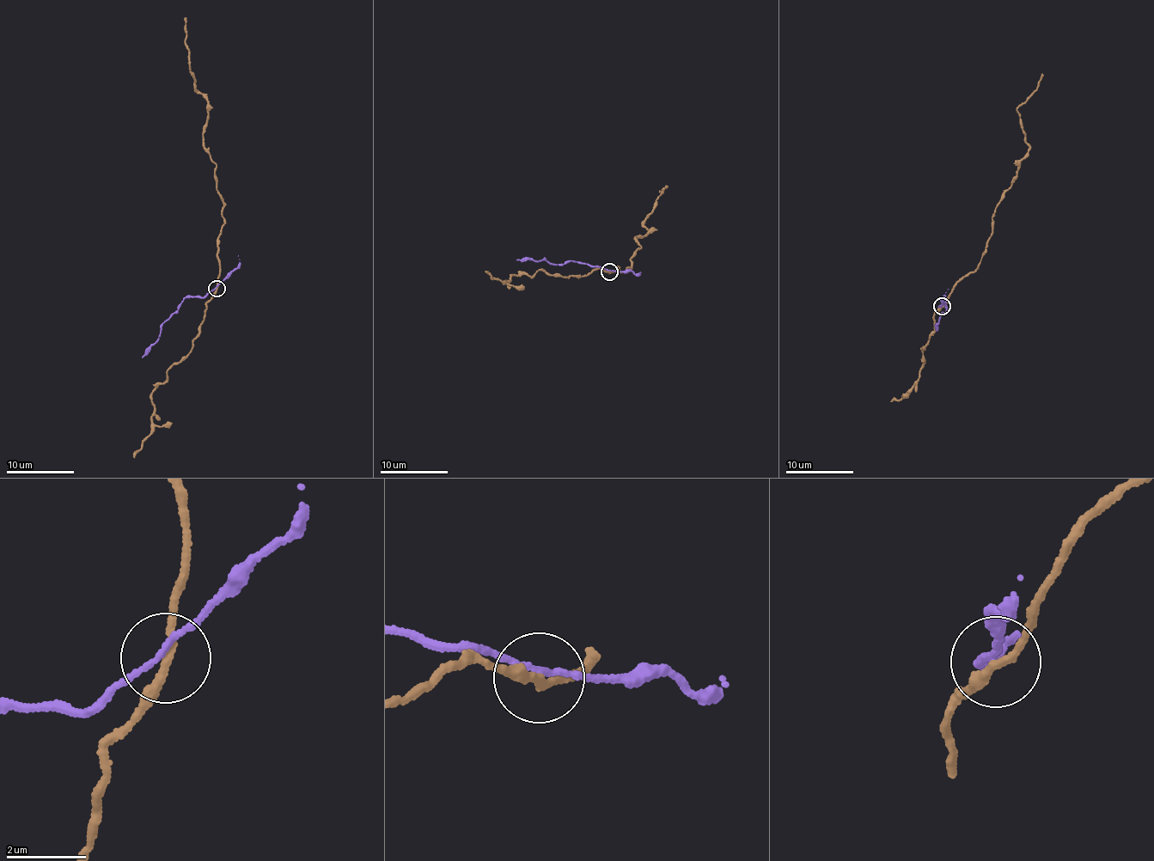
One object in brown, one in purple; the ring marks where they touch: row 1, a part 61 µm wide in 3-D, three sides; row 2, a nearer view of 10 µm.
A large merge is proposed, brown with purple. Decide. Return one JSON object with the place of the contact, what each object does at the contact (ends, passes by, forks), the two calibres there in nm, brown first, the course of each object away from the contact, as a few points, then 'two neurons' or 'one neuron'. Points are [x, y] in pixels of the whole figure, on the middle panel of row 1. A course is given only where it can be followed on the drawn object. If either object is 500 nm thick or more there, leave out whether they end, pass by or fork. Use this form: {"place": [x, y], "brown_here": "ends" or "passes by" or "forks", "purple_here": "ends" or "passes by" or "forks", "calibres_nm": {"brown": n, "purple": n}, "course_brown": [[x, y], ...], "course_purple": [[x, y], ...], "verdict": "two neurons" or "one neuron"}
{"place": [609, 271], "brown_here": "passes by", "purple_here": "passes by", "calibres_nm": {"brown": 200, "purple": 140}, "course_brown": [[609, 271], [631, 266], [641, 247], [635, 238], [650, 230], [646, 219], [665, 186]], "course_purple": [[609, 271], [574, 261], [558, 265], [542, 259], [536, 262], [515, 259]], "verdict": "one neuron"}

